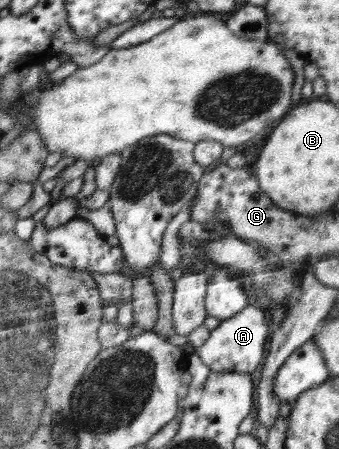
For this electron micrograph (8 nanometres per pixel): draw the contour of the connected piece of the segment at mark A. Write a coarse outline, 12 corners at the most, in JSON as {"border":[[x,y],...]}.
{"border":[[265,310],[222,320],[195,352],[215,372],[252,373],[263,360]]}

